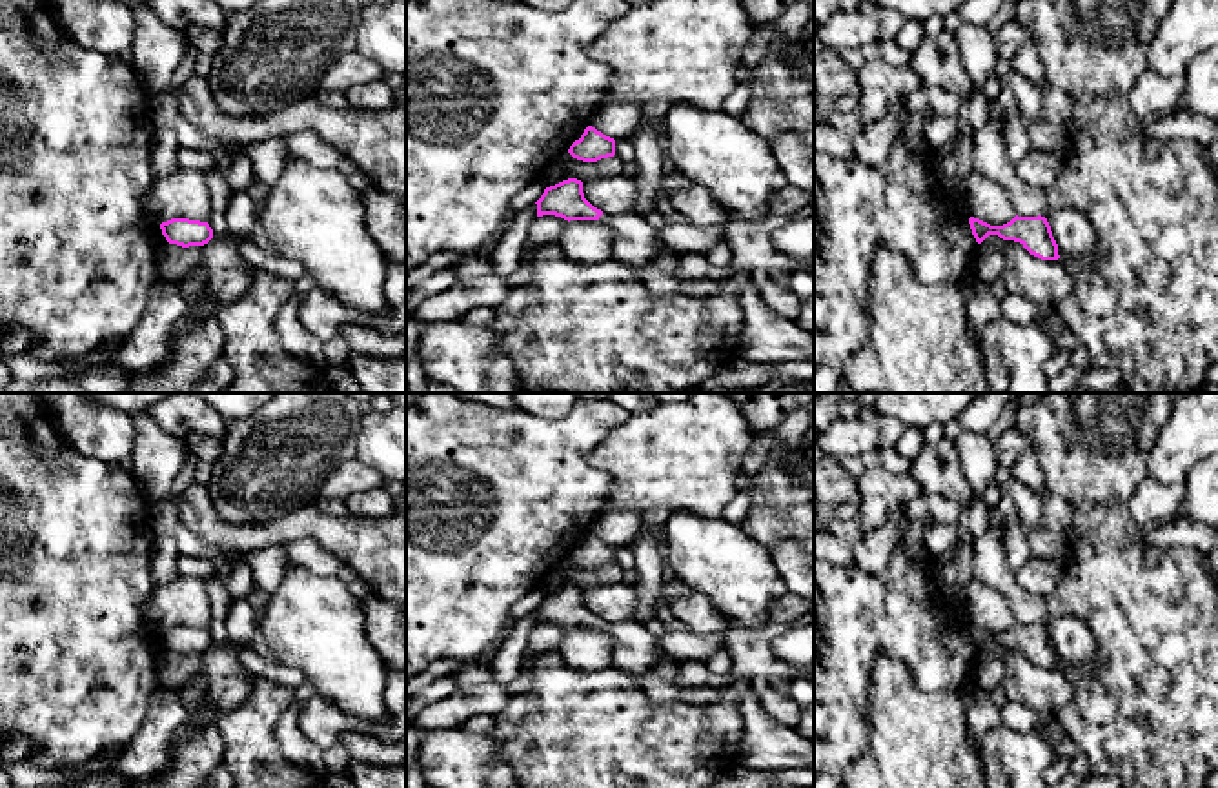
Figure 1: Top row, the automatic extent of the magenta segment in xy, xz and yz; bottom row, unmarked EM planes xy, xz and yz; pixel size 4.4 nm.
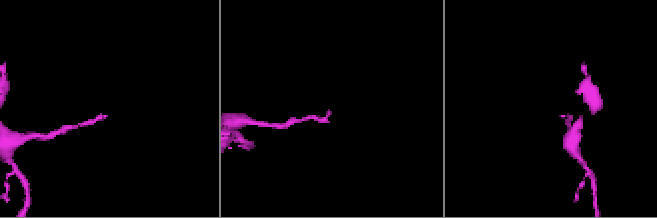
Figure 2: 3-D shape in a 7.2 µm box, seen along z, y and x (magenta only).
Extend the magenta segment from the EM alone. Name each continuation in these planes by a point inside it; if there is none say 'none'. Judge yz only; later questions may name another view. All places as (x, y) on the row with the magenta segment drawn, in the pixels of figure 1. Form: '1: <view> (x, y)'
none

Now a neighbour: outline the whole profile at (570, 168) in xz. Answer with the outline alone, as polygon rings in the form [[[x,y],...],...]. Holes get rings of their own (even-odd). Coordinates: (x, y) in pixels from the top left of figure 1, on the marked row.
[[[566,153],[564,157],[559,158],[559,167],[563,175],[555,184],[568,178],[577,178],[583,184],[586,184],[601,177],[621,175],[623,162],[617,155],[601,158],[597,162],[583,162]]]

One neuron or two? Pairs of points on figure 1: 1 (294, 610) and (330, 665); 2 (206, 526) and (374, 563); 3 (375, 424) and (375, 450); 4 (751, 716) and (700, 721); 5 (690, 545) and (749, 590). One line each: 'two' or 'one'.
1: one
2: one
3: one
4: two
5: one

